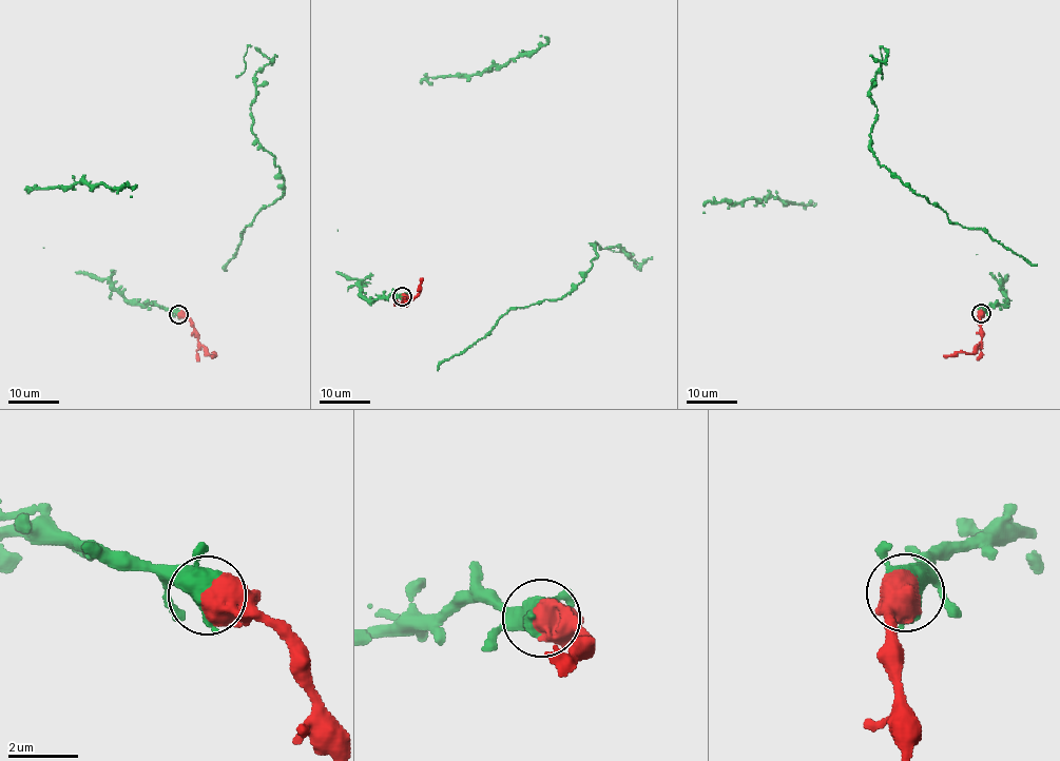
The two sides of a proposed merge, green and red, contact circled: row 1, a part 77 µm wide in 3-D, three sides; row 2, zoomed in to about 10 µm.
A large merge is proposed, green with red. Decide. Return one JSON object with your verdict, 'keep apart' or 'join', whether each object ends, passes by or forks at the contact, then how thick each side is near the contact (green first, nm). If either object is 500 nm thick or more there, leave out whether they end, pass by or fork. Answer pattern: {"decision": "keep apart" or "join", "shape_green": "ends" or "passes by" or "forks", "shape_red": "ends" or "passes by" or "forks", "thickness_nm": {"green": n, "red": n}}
{"decision": "join", "thickness_nm": {"green": 550, "red": 750}}

